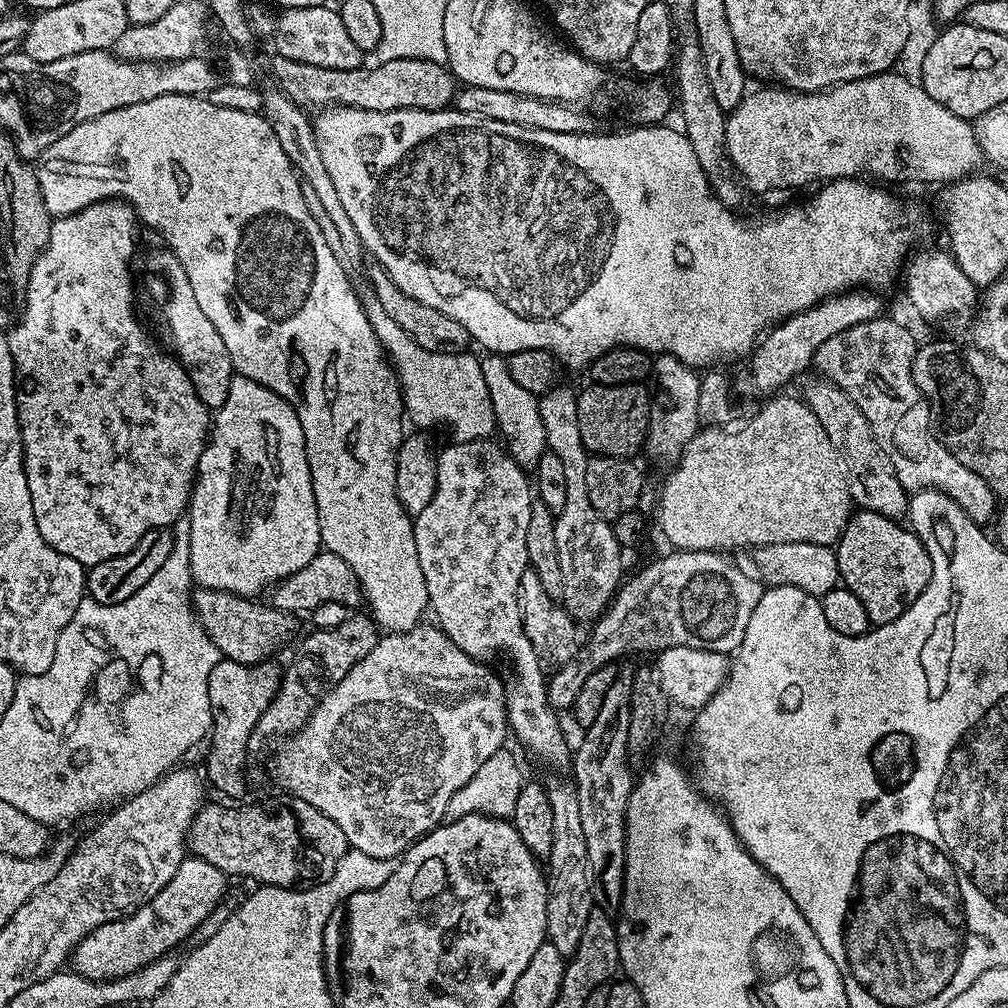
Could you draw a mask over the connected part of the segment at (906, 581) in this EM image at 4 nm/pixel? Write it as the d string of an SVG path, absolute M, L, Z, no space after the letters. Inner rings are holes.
M863 510L853 511L834 547L840 584L858 594L862 606L866 606L869 625L894 622L894 618L901 616L930 582L930 554L911 527L905 526L900 520Z

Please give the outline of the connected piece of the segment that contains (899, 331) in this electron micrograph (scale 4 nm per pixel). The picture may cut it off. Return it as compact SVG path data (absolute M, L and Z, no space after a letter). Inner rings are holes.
M884 319L850 326L850 330L842 330L842 334L822 342L816 351L815 371L847 392L862 414L866 414L874 438L892 463L892 473L907 492L936 488L954 498L975 524L987 525L987 520L989 523L997 515L998 497L990 484L974 474L974 470L962 466L939 435L934 434L932 412L912 377L918 340L906 325Z

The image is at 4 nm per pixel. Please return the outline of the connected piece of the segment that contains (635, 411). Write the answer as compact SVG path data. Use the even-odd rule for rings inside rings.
M601 384L595 386L587 386L588 388L579 389L576 405L578 406L578 430L582 430L582 442L589 453L597 456L615 456L632 458L635 457L635 452L638 453L644 447L644 439L648 436L648 415L650 414L650 392L644 384L627 384L626 386L602 386Z

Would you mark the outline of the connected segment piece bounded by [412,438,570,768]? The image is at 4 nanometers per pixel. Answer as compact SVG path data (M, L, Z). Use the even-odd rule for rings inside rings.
M491 439L482 440L461 440L449 443L449 448L439 449L436 457L436 489L434 498L414 518L412 529L414 530L414 546L418 546L418 566L422 566L422 578L426 578L426 590L428 591L428 602L430 612L436 615L435 623L455 642L465 654L481 662L488 662L495 652L505 652L512 659L512 672L516 677L507 685L504 693L504 707L508 709L508 727L513 737L520 739L520 744L536 760L541 760L548 768L560 768L569 763L570 744L564 737L564 728L560 725L557 709L552 707L548 701L548 686L546 683L546 672L542 667L540 659L534 654L534 646L530 646L530 638L526 638L524 633L524 613L520 602L520 583L522 574L528 567L528 555L526 554L526 526L530 523L530 506L534 499L534 488L530 483L529 477L523 468L517 466L514 458L508 455L507 451L499 443L491 444Z

